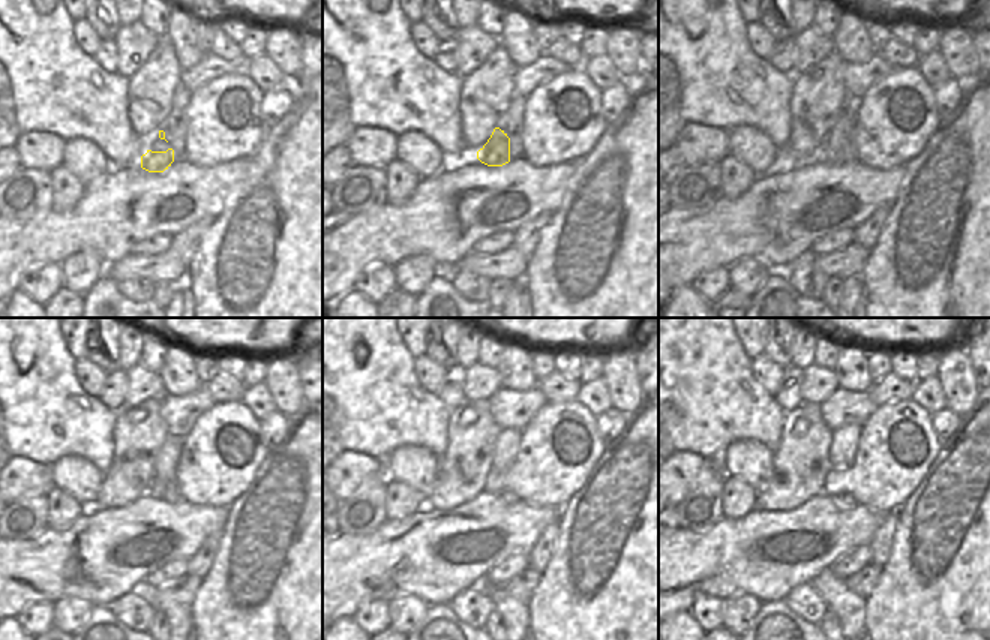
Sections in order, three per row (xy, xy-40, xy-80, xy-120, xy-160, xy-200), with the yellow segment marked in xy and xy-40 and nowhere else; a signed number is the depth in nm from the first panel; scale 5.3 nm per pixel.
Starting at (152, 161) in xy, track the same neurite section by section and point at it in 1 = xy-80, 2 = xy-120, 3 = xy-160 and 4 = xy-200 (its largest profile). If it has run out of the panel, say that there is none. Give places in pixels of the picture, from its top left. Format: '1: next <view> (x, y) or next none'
1: next xy-80 (843, 128)
2: next xy-120 (167, 459)
3: next xy-160 (507, 442)
4: next xy-200 (845, 439)

